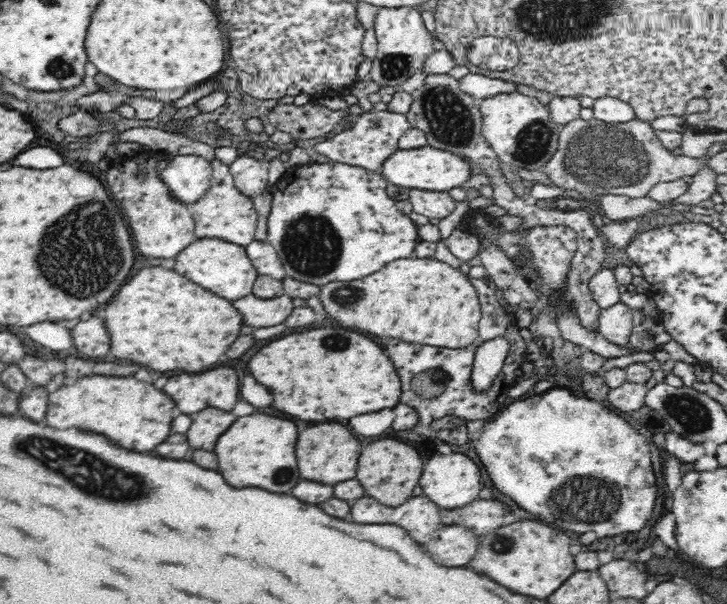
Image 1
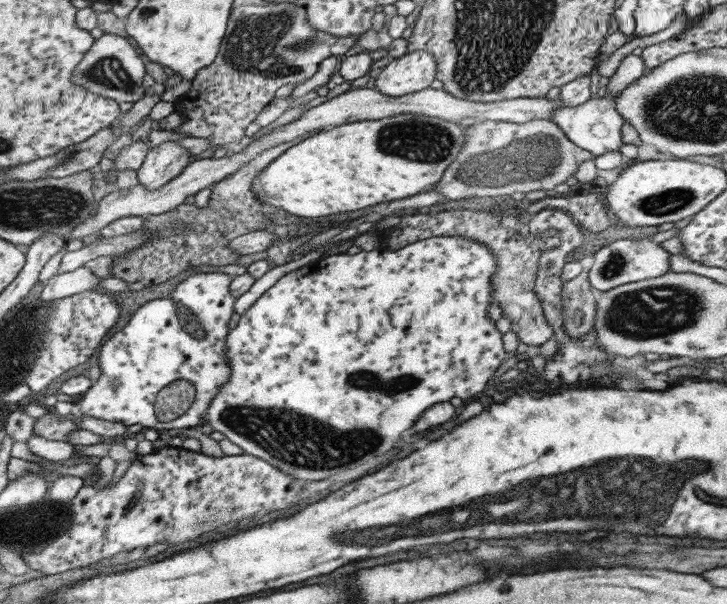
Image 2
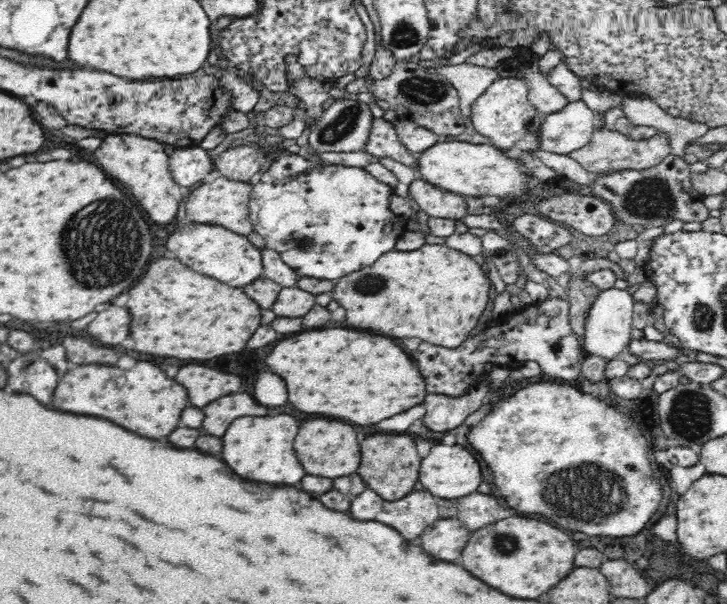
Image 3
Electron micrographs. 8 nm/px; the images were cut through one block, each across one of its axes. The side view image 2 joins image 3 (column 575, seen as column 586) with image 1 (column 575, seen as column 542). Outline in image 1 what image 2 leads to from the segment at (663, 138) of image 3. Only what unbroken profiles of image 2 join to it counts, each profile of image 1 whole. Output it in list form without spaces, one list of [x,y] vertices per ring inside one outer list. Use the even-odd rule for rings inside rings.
[[[578,117],[561,127],[557,151],[542,170],[554,185],[584,195],[614,194],[642,198],[658,182],[693,177],[702,168],[702,164],[707,164],[710,159],[707,155],[699,159],[675,156],[659,142],[652,126],[638,118],[613,124]]]

